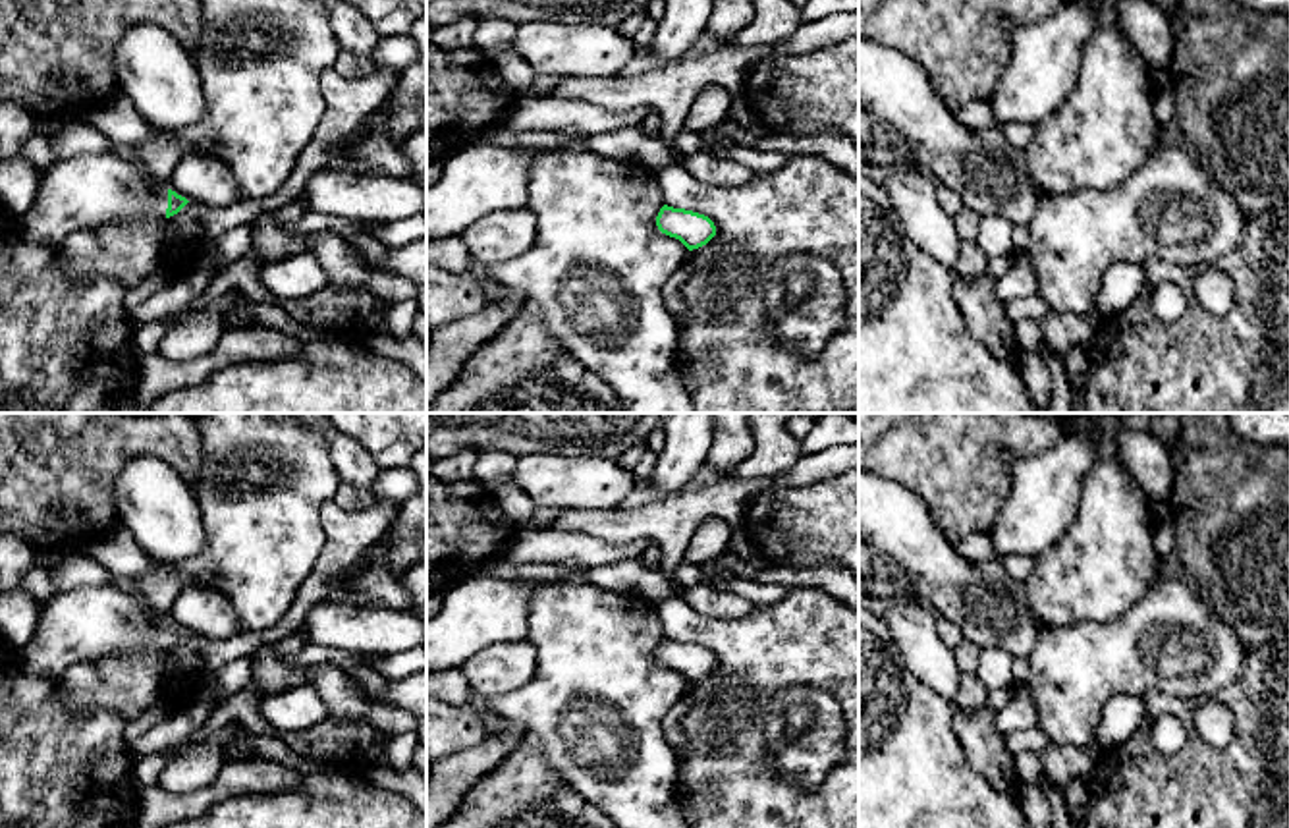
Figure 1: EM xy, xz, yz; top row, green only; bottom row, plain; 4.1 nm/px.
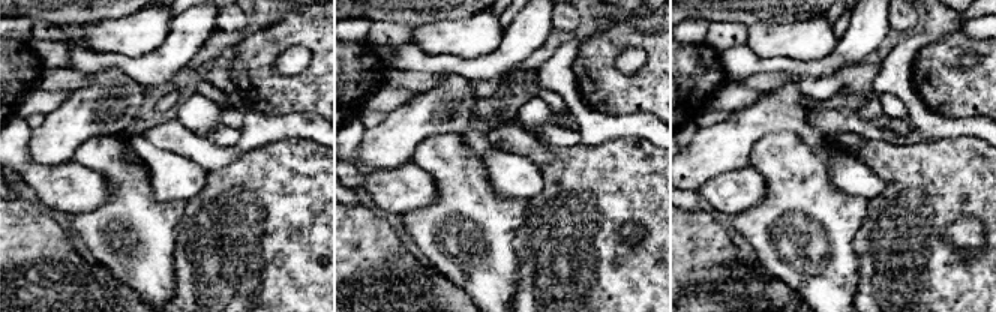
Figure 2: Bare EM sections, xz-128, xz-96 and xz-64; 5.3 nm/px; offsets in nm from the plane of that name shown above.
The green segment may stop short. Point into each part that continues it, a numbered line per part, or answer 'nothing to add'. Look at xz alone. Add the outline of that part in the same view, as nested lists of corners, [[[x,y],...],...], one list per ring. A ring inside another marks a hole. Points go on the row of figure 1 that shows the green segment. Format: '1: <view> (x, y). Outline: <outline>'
nothing to add

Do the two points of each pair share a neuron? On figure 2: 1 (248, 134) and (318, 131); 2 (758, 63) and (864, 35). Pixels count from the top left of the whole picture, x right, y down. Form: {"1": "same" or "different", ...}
{"1": "same", "2": "same"}

